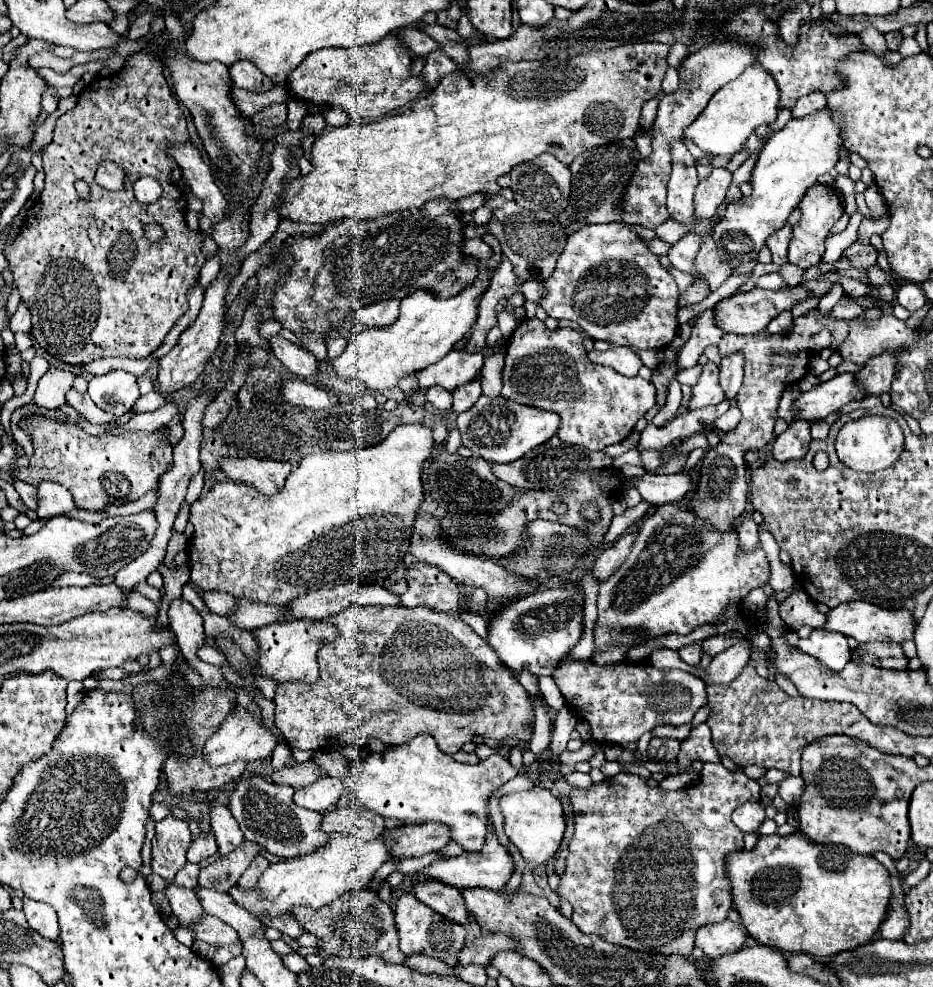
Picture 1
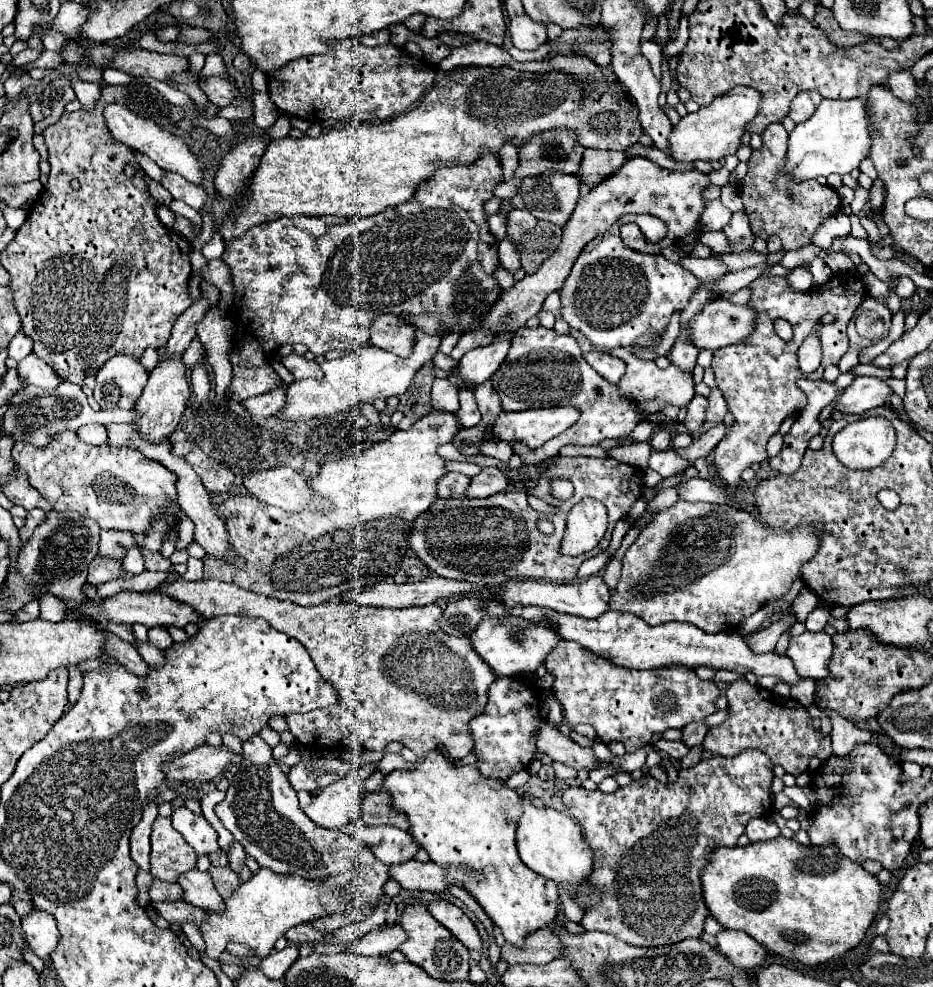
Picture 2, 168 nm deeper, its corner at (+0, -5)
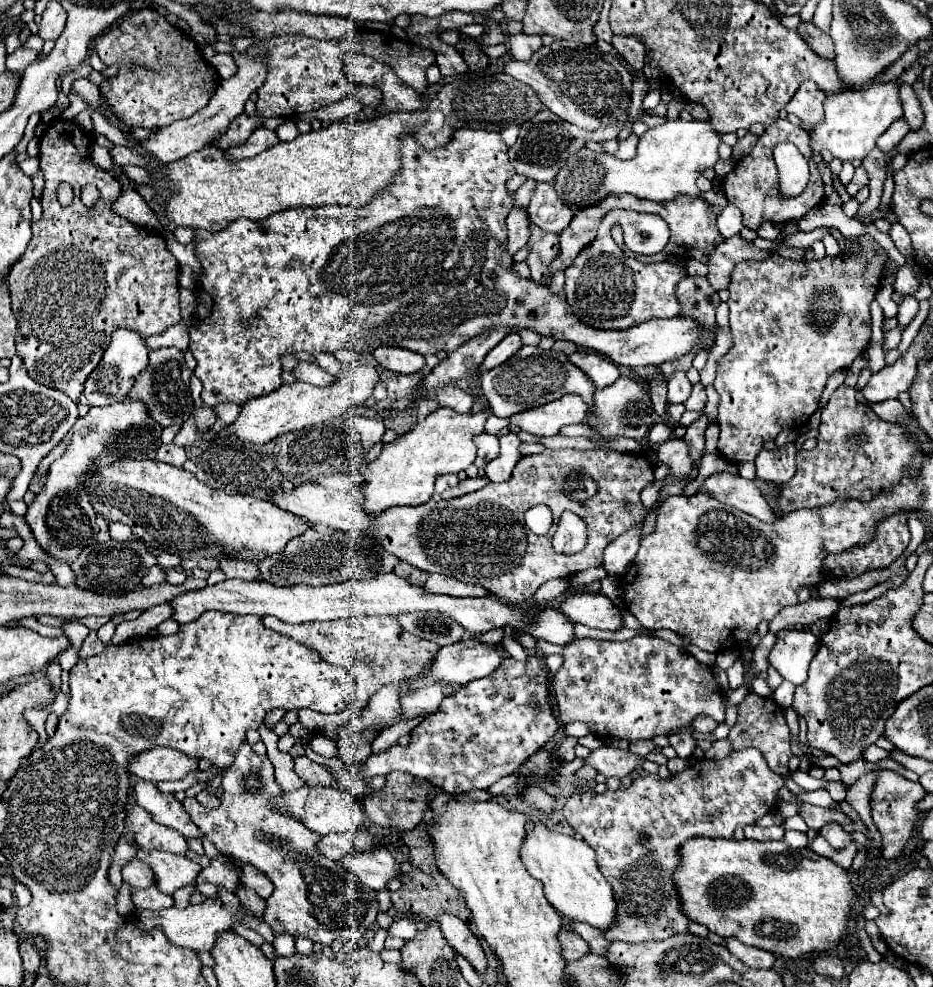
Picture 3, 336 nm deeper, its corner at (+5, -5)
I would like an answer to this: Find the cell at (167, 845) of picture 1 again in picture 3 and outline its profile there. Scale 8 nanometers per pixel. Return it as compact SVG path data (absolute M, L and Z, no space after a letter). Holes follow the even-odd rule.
M139 805L129 807L127 817L125 817L125 831L135 835L135 841L145 849L159 849L159 851L169 851L169 853L177 853L177 855L185 855L187 841L183 835L179 835L179 831L171 829L171 827L163 827L159 823L155 823Z

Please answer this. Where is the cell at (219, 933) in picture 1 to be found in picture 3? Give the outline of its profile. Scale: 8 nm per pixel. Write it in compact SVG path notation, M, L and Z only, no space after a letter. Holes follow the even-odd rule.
M149 887L149 889L131 889L131 899L135 909L153 909L153 911L161 911L173 905L173 897L171 895L163 895L157 887Z

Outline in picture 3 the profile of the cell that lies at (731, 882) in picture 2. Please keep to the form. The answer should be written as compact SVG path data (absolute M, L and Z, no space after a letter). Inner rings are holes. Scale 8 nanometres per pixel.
M693 837L679 847L679 865L673 875L679 893L681 911L691 921L705 925L723 939L735 937L741 943L771 951L781 957L799 957L803 953L827 953L839 945L849 923L849 911L855 901L845 869L811 849L787 849L785 841L735 841Z

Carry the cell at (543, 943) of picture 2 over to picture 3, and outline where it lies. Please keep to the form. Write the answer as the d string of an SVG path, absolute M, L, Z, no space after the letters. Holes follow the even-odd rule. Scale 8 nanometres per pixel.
M561 931L559 939L561 939L561 945L563 945L563 959L577 961L591 951L589 943L575 931Z

